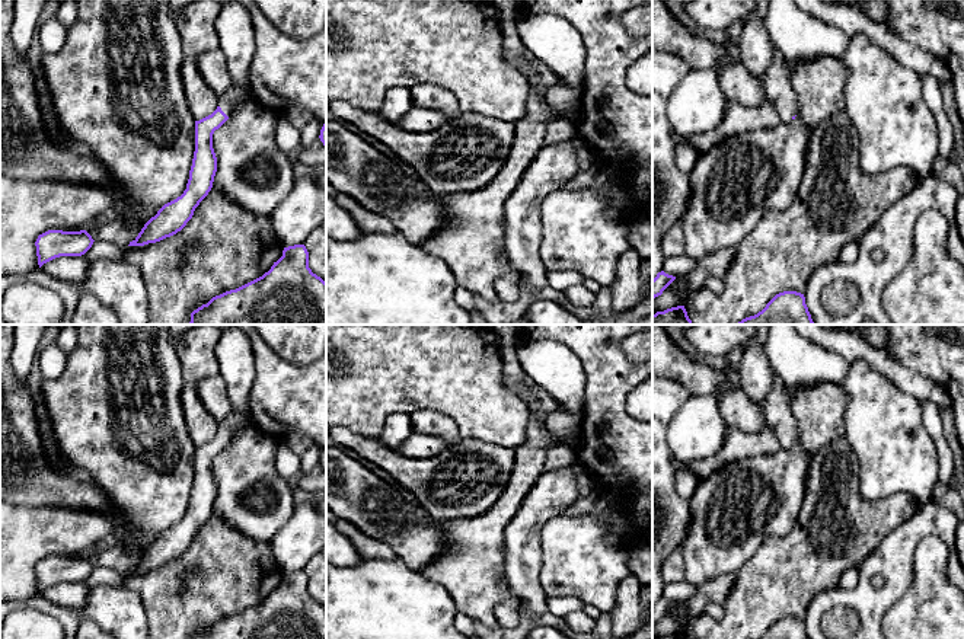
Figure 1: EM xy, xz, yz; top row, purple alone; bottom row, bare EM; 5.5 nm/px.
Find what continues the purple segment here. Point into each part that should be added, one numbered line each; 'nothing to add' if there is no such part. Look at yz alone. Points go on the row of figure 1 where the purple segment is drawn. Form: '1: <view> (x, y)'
1: yz (776, 83)

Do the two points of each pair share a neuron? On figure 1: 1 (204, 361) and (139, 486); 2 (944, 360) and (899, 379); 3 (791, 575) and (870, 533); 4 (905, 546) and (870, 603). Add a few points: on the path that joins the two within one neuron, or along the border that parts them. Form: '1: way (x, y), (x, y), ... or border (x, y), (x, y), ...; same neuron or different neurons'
1: border (174, 348), (184, 380); different neurons
2: border (893, 358), (931, 377), (947, 390); different neurons
3: way (810, 559), (843, 559), (851, 552); same neuron
4: way (896, 561), (896, 581), (884, 593); same neuron

